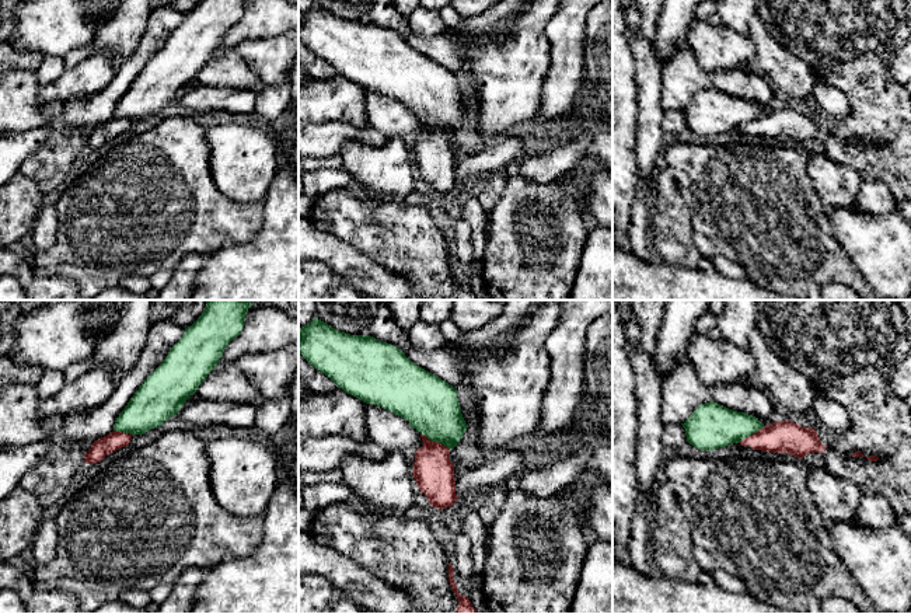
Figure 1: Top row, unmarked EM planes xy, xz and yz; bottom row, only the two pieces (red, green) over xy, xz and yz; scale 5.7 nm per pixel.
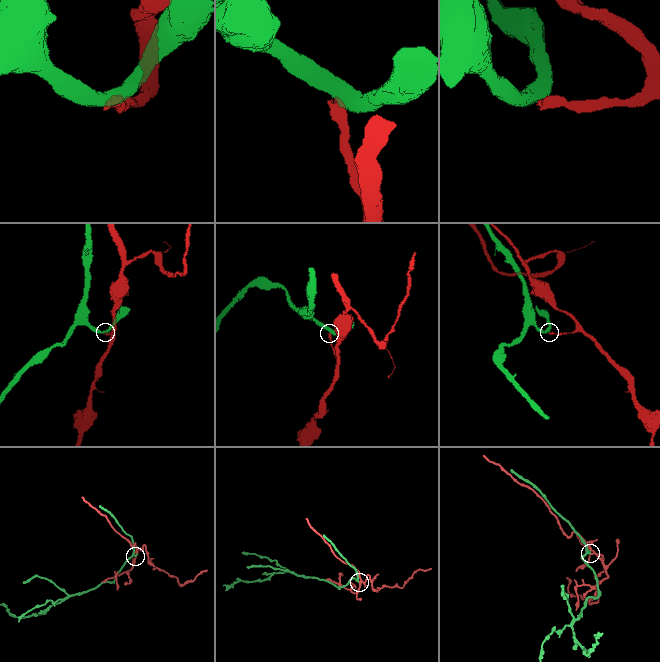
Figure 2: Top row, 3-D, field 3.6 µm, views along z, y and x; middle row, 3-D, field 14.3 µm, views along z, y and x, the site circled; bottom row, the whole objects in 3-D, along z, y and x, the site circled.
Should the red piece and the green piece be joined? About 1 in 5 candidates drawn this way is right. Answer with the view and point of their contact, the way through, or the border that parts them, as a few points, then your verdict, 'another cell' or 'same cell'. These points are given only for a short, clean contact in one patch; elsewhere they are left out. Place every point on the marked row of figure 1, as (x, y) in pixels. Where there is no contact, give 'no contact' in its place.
xz (436, 442) | along xz (421, 433), (450, 449) | another cell

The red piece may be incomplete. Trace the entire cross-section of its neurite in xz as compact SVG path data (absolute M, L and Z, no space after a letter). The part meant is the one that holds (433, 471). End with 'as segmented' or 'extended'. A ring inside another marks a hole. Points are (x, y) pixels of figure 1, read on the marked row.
M420 435L423 446L415 451L412 477L429 505L446 509L457 502L454 465L450 449Z; as segmented

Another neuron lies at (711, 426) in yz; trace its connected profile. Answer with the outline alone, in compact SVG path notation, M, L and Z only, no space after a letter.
M715 401L701 404L681 425L687 442L706 451L739 443L764 428L758 418L729 409Z

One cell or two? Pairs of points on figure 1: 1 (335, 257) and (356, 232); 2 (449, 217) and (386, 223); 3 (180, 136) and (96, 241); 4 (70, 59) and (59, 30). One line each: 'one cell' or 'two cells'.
1: two cells
2: two cells
3: one cell
4: two cells

